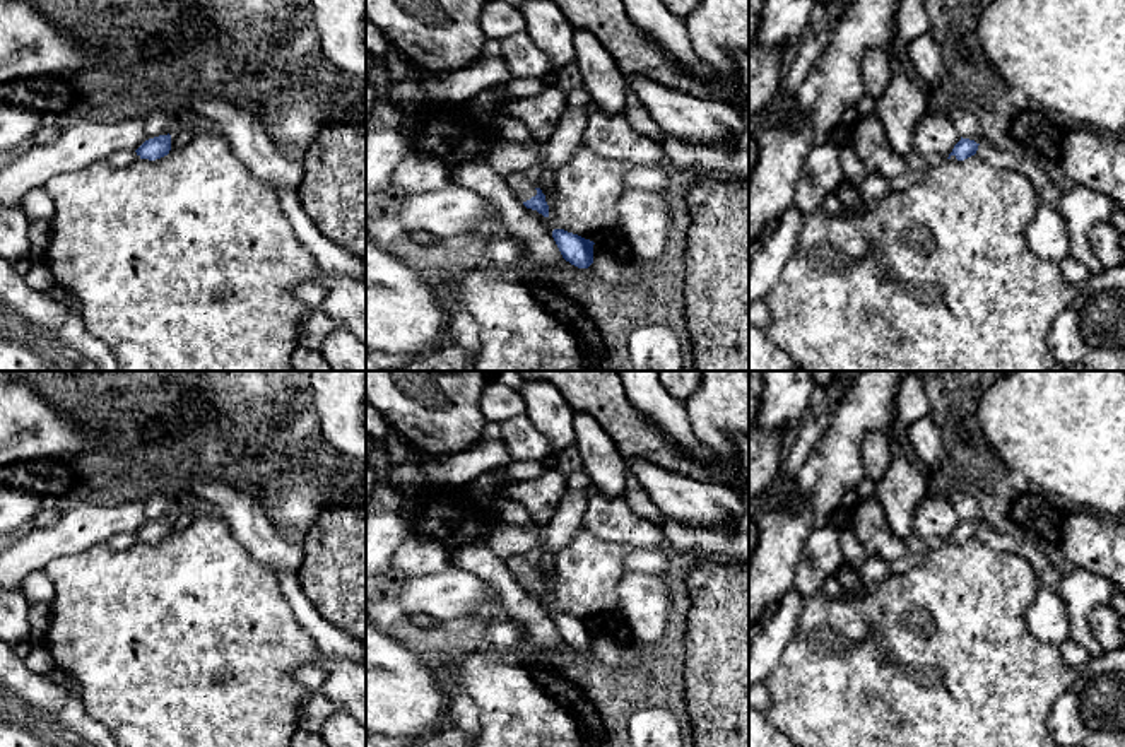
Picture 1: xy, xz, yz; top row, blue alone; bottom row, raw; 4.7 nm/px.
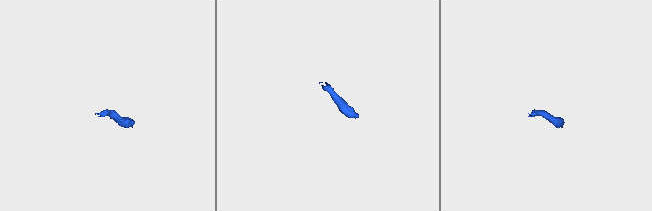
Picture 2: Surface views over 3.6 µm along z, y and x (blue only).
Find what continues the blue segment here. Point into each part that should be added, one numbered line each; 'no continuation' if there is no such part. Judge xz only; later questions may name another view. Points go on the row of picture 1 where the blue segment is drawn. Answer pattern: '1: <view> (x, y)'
1: xz (520, 182)

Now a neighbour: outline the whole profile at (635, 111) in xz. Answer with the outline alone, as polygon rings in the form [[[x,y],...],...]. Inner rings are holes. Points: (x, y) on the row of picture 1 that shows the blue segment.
[[[629,92],[624,104],[624,116],[633,126],[633,130],[657,140],[663,142],[665,132],[660,128],[660,125],[651,118],[651,115],[646,111],[646,108],[641,104],[641,101]]]

